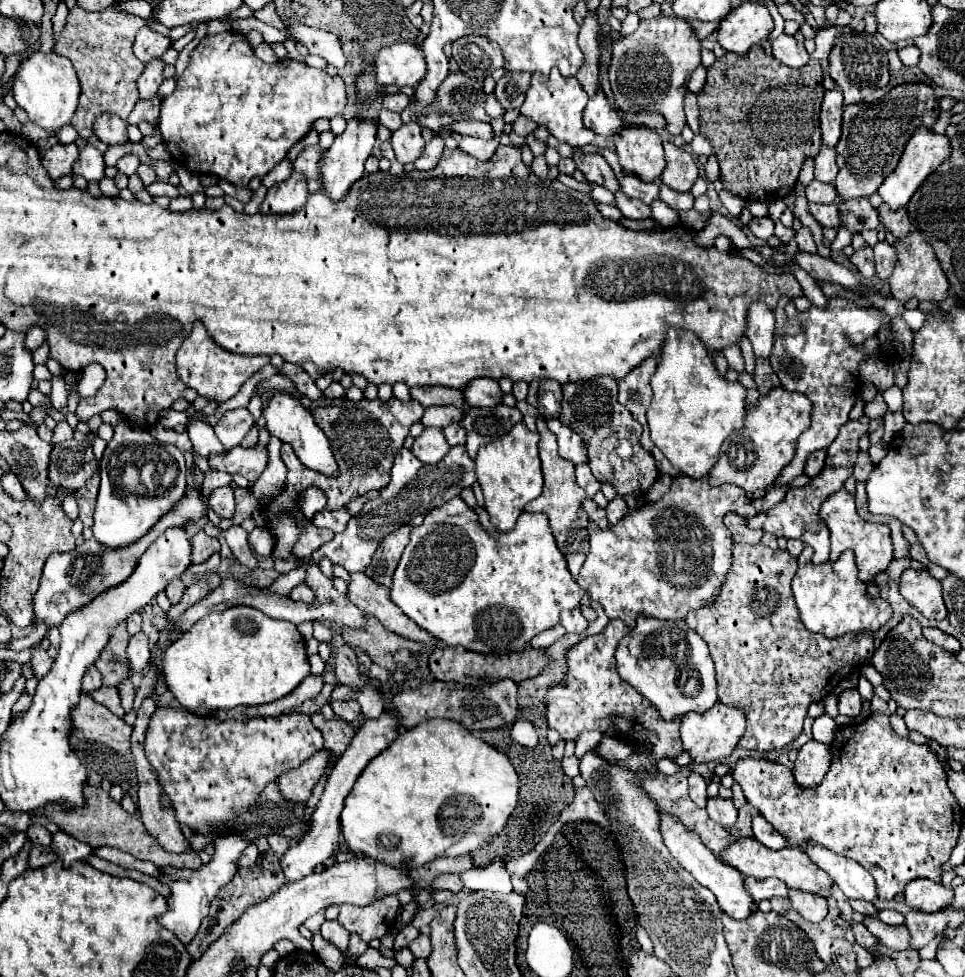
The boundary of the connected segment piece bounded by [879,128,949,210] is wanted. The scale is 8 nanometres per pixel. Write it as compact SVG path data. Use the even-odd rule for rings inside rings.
M917 128L917 132L913 132L913 136L909 138L909 144L905 146L905 156L901 156L901 164L897 164L889 180L885 180L885 184L879 188L879 196L883 198L885 204L889 204L891 210L907 206L911 196L923 184L923 180L947 158L949 158L949 138L945 134L935 134L927 128Z

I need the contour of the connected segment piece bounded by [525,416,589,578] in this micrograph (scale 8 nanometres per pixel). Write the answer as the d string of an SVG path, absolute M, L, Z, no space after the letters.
M539 416L539 420L537 420L537 432L541 436L539 456L541 456L541 466L543 466L543 476L545 476L545 488L543 488L543 494L537 500L533 500L525 506L525 510L527 512L545 512L549 516L549 524L551 524L553 536L557 540L557 546L567 558L569 572L573 574L573 578L577 578L579 568L583 566L585 556L589 552L589 536L587 536L589 518L587 518L587 512L581 508L581 502L587 498L587 494L575 482L575 464L569 464L567 460L563 460L559 456L555 436L547 428L543 416Z

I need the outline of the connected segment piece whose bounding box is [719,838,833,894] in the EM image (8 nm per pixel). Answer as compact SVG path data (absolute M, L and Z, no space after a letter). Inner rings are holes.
M743 838L743 840L735 840L733 844L729 844L721 854L719 854L721 862L737 868L743 876L751 876L755 880L765 880L769 876L775 876L779 880L783 880L789 888L793 890L801 890L801 892L823 892L829 890L833 886L833 880L829 880L827 872L821 872L821 868L817 868L815 864L811 864L811 860L805 856L805 852L801 852L797 846L787 846L783 850L769 850L763 844L759 844L755 838Z

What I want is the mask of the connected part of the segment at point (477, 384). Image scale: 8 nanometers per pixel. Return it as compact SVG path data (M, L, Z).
M477 378L471 380L467 384L467 388L463 390L465 396L465 404L467 406L493 406L497 402L501 402L501 388L497 384L497 380L489 380L489 378Z

